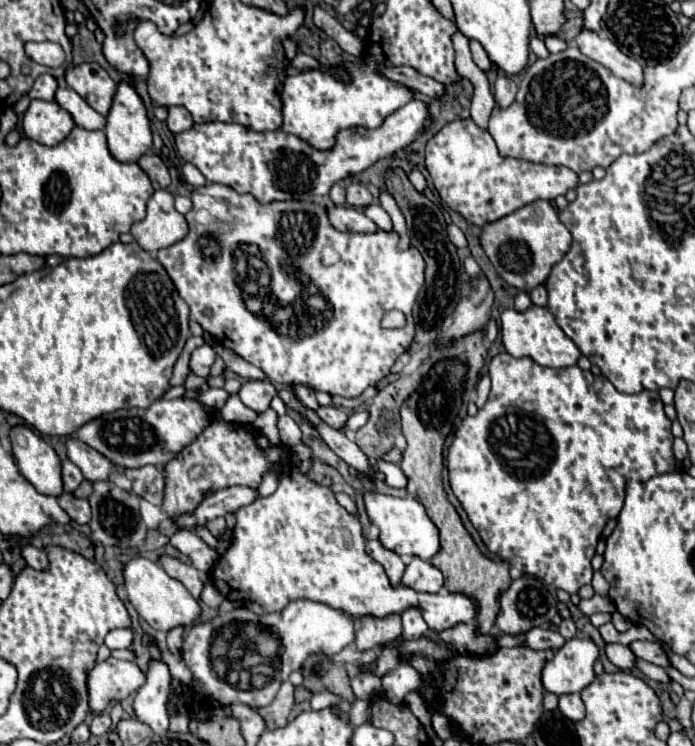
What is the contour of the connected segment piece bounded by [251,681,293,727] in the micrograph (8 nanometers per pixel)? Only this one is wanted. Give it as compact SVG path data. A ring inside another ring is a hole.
M285 681L277 693L277 697L265 705L265 707L251 707L255 711L259 711L259 715L265 719L267 727L269 723L275 723L277 727L285 725L289 719L289 713L293 709L293 685L289 681Z

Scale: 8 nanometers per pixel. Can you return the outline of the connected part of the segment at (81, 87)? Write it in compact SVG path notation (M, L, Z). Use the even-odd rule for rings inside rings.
M81 63L67 71L67 85L77 91L97 113L107 115L113 95L115 81L97 63Z

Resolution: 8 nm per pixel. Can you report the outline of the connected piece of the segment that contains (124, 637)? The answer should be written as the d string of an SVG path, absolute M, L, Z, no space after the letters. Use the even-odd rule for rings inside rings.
M113 629L107 637L105 637L105 645L109 649L127 649L133 641L133 633L131 629Z

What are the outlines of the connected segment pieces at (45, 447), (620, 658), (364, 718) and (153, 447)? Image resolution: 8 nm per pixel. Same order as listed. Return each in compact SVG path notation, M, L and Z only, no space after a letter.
M15 425L9 431L15 461L25 479L45 495L59 497L63 491L61 483L61 461L53 447L43 441L29 425Z
M611 643L605 647L605 653L609 657L609 661L613 665L617 665L619 669L633 669L633 663L635 663L635 655L631 653L629 647L625 645L617 645L617 643Z
M355 699L355 703L351 705L351 721L355 727L369 723L371 721L371 701Z
M179 397L173 401L159 399L147 409L119 409L101 415L77 429L77 439L103 453L109 461L115 461L119 469L155 465L163 467L185 445L189 445L201 431L213 421L193 397Z

